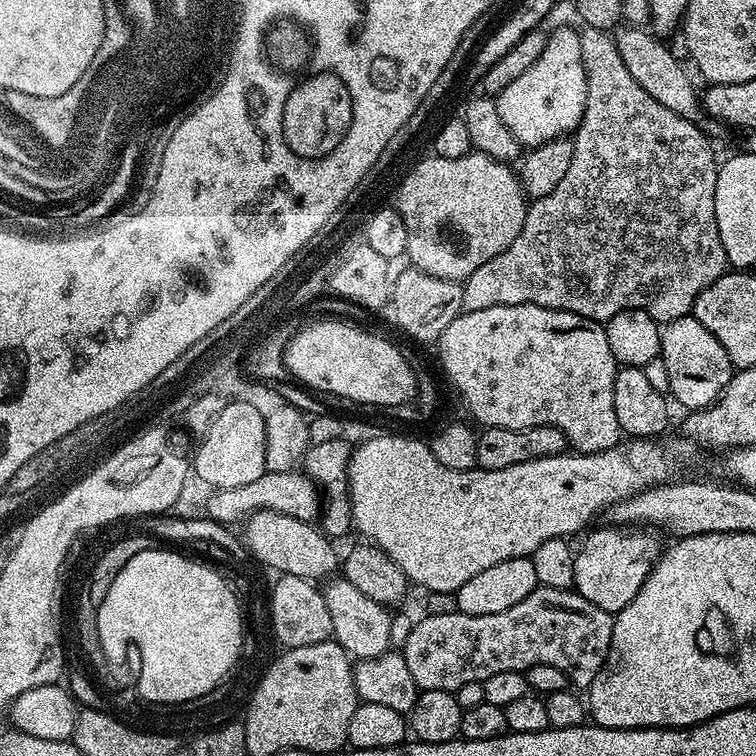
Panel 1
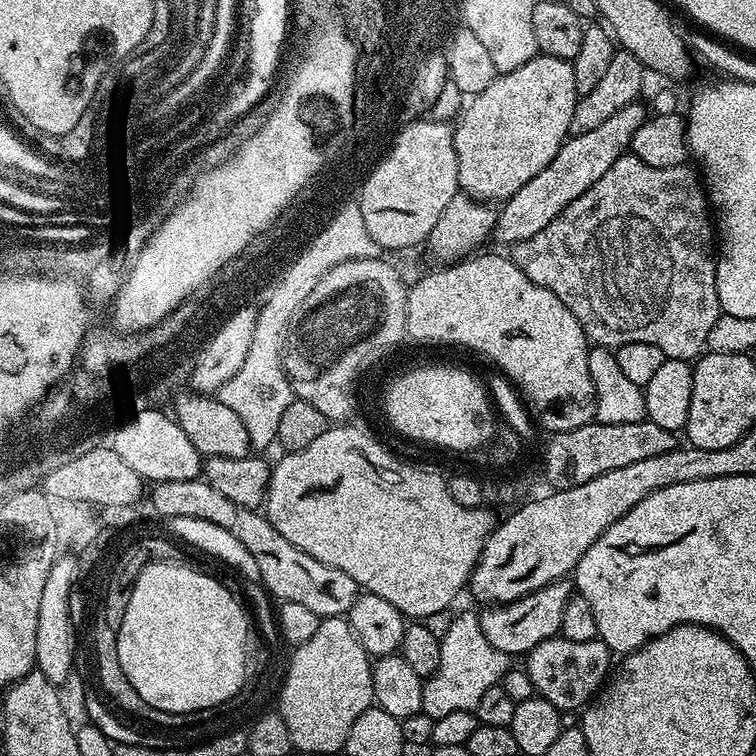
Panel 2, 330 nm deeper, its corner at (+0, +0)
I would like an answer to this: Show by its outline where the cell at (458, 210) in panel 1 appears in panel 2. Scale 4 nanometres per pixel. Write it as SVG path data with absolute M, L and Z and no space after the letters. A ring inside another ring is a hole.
M538 54L530 58L526 66L518 66L518 70L499 73L482 94L467 101L455 121L452 145L458 158L459 191L481 202L503 202L518 194L534 174L550 166L554 154L564 145L577 99L574 70L571 63L562 58Z

